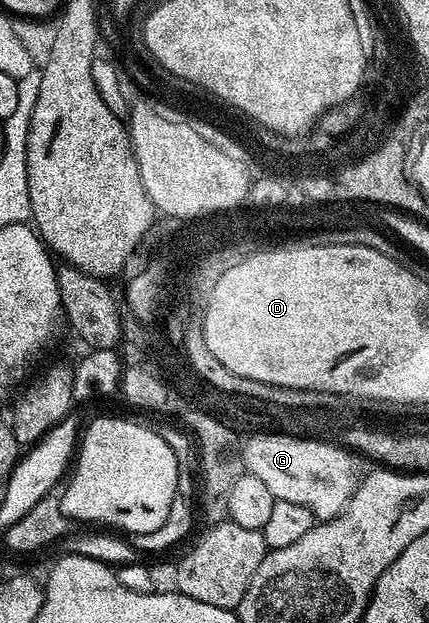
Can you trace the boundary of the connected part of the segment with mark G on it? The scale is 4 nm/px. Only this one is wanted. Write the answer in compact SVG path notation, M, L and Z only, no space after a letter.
M261 432L261 436L263 440L251 440L251 444L247 444L247 464L251 464L255 472L259 472L257 478L261 478L265 486L269 486L269 494L273 494L276 500L297 502L297 506L305 506L319 522L331 520L346 510L347 503L358 490L361 479L361 471L359 472L358 466L355 465L355 460L357 460L355 452L323 440L306 440L305 437L293 437L273 432Z

